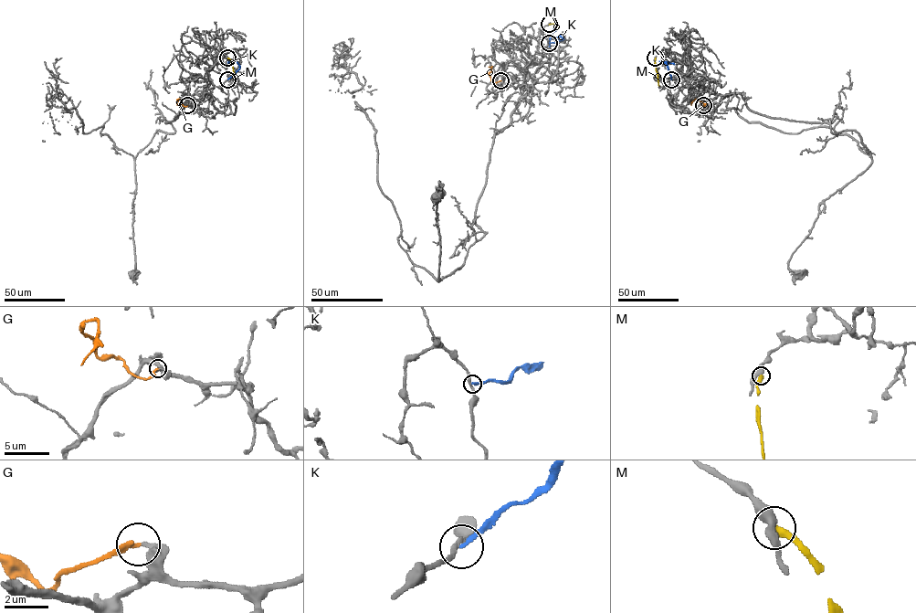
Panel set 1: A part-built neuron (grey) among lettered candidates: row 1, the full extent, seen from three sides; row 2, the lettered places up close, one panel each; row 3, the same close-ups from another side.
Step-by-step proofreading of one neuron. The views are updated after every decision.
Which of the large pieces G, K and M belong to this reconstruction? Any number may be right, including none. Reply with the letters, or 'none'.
G

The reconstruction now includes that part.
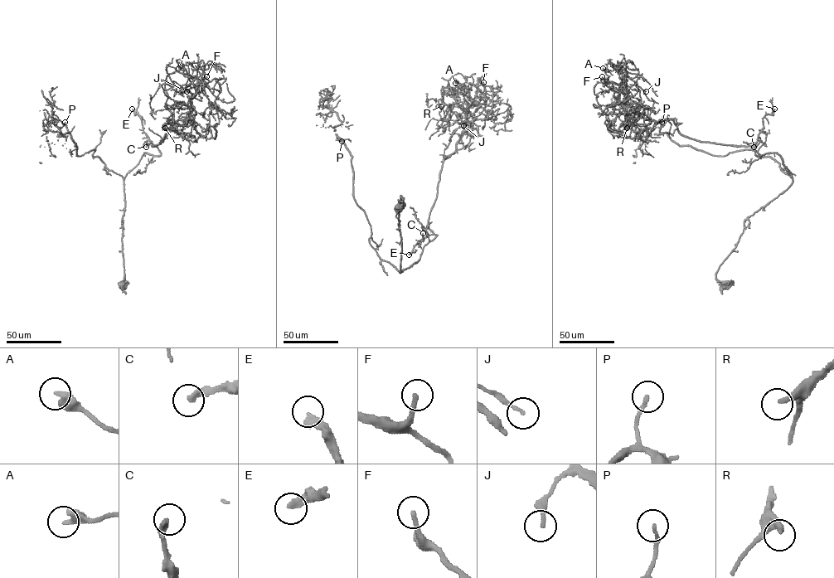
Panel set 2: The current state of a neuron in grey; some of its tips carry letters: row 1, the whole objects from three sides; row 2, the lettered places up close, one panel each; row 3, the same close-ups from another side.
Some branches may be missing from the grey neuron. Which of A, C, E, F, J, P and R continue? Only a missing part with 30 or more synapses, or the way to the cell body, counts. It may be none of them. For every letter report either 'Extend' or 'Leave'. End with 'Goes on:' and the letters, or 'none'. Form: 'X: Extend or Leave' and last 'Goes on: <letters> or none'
A: Leave
C: Extend
E: Extend
F: Extend
J: Leave
P: Leave
R: Leave
Goes on: C, E, F

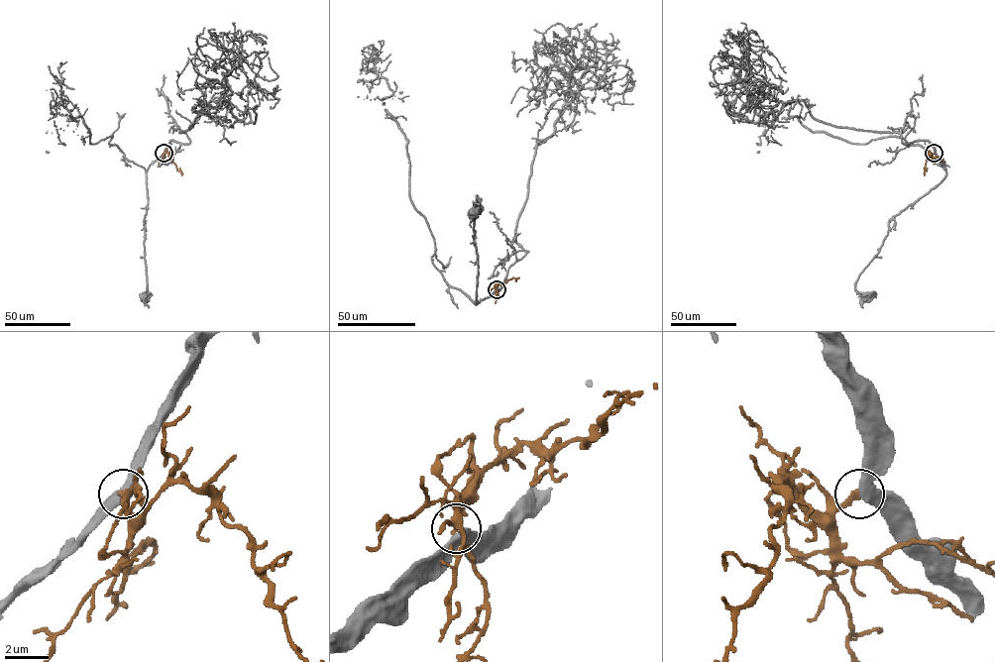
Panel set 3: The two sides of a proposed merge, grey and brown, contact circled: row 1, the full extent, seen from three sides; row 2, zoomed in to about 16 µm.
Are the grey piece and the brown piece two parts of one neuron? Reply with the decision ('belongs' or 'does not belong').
belongs

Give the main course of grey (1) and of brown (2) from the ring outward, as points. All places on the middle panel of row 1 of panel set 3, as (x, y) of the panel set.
1: (497, 289), (476, 303), (478, 254), (473, 237), (477, 196), (479, 202), (474, 211)
2: (497, 288), (500, 283), (517, 277)

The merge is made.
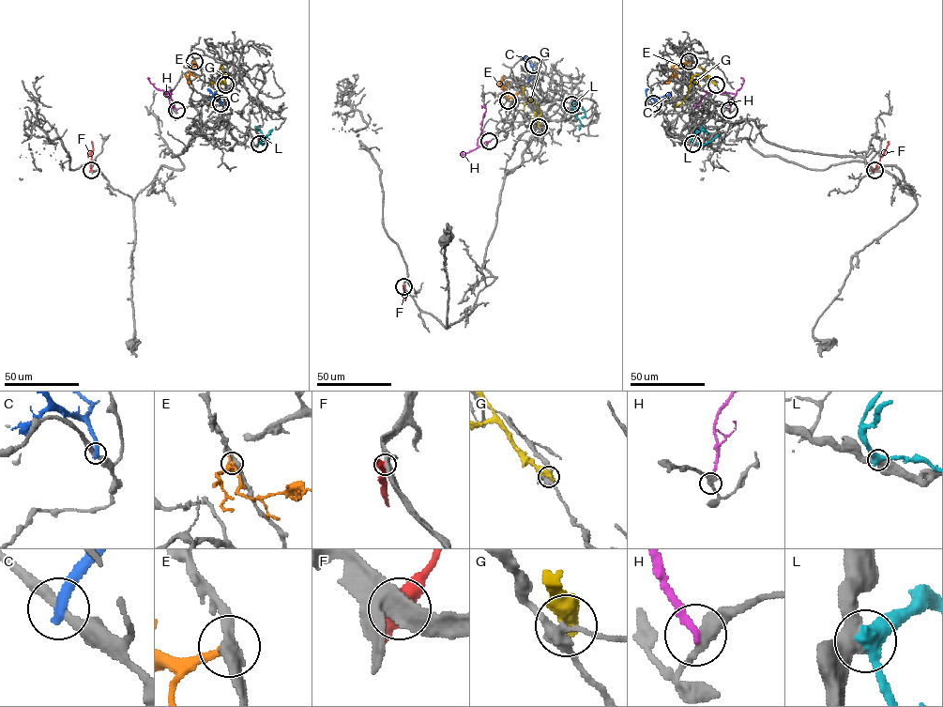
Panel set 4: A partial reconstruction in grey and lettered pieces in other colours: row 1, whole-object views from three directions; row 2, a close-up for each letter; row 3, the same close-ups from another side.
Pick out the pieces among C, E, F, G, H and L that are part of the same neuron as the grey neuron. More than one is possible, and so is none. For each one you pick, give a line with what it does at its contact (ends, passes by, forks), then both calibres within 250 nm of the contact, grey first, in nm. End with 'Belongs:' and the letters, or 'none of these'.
Belongs: none of these

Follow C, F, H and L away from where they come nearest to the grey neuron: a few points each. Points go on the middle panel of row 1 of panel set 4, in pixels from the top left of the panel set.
C: (533, 65), (531, 67), (526, 57), (521, 59)
F: (403, 286), (404, 299)
H: (489, 141), (480, 146), (477, 144), (482, 132), (480, 127), (486, 109), (481, 105)
L: (571, 104), (582, 125), (579, 130)

